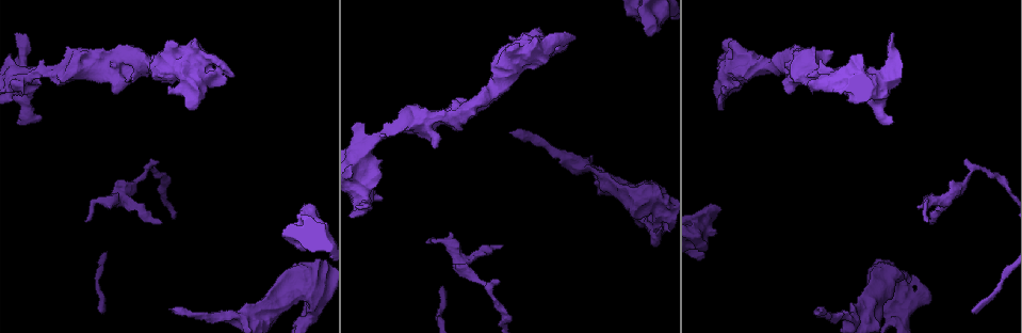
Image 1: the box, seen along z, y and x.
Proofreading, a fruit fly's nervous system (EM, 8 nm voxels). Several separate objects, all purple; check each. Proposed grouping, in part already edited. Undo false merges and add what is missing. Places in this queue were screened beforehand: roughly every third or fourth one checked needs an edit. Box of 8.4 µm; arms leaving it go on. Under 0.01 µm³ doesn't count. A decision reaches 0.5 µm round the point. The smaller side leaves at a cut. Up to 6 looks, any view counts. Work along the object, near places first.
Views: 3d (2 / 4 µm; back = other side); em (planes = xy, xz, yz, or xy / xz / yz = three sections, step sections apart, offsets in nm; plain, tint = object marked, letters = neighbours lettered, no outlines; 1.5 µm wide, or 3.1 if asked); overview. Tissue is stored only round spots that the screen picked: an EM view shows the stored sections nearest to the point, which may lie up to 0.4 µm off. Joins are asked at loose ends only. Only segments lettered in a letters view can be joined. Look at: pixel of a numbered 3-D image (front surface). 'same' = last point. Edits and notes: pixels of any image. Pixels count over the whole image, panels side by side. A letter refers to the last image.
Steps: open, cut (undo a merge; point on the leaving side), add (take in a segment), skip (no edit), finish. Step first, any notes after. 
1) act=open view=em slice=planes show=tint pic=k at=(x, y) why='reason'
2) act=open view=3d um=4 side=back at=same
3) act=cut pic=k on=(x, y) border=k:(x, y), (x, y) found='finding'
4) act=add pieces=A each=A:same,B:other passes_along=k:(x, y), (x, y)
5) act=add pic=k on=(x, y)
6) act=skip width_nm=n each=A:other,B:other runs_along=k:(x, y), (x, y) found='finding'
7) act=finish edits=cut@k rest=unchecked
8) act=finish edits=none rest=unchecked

act=open view=em slice=planes show=tint pic=1 at=(720, 210) why='an open end'

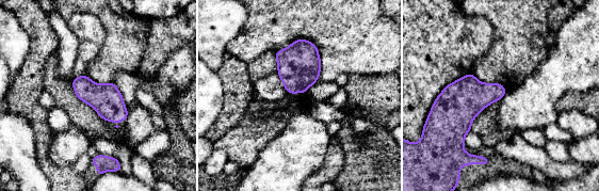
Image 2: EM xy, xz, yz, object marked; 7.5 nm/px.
act=open view=em slice=planes show=letters at=same

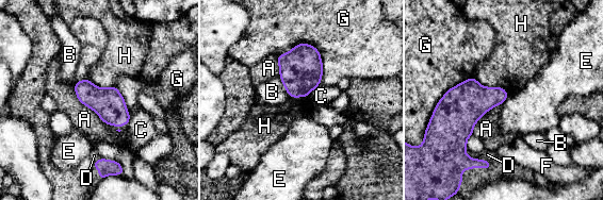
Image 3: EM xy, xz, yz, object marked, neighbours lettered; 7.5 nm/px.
act=skip each=A:other,B:other,C:other,D:other,E:other,F:other,G:other,H:other border=3:(508, 95), (500, 104) found='no lettered segment goes on from it'

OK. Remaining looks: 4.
act=open view=3d um=2 pic=1 at=(832, 50)

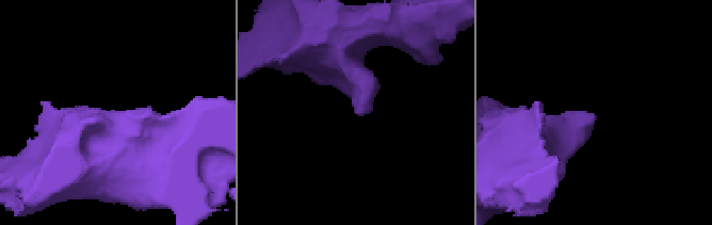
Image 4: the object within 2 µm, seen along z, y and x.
act=open view=em slice=yz step=8 show=tint pic=4 at=(365, 109) why='now the EM'

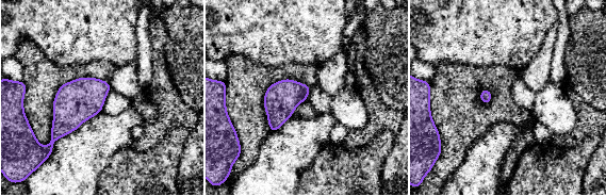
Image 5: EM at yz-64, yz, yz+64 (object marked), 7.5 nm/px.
act=open view=em slice=yz step=8 show=letters at=same

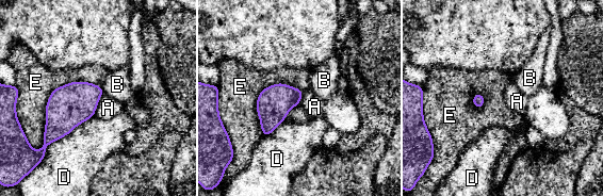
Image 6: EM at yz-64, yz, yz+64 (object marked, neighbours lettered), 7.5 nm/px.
act=skip each=A:other,B:other,D:other,E:other border=6:(103, 93), (93, 115) found='no lettered segment goes on from it'

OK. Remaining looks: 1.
act=open view=em slice=planes show=letters pic=1 at=(893, 34) why='an open end'

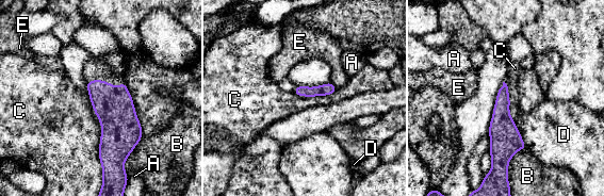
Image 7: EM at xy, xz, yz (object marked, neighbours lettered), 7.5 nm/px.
act=skip each=A:other,B:other,C:other,D:other,E:other border=7:(90, 97), (101, 127), (99, 158) found='none of them fits'

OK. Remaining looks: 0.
act=finish edits=none rest=unchecked

